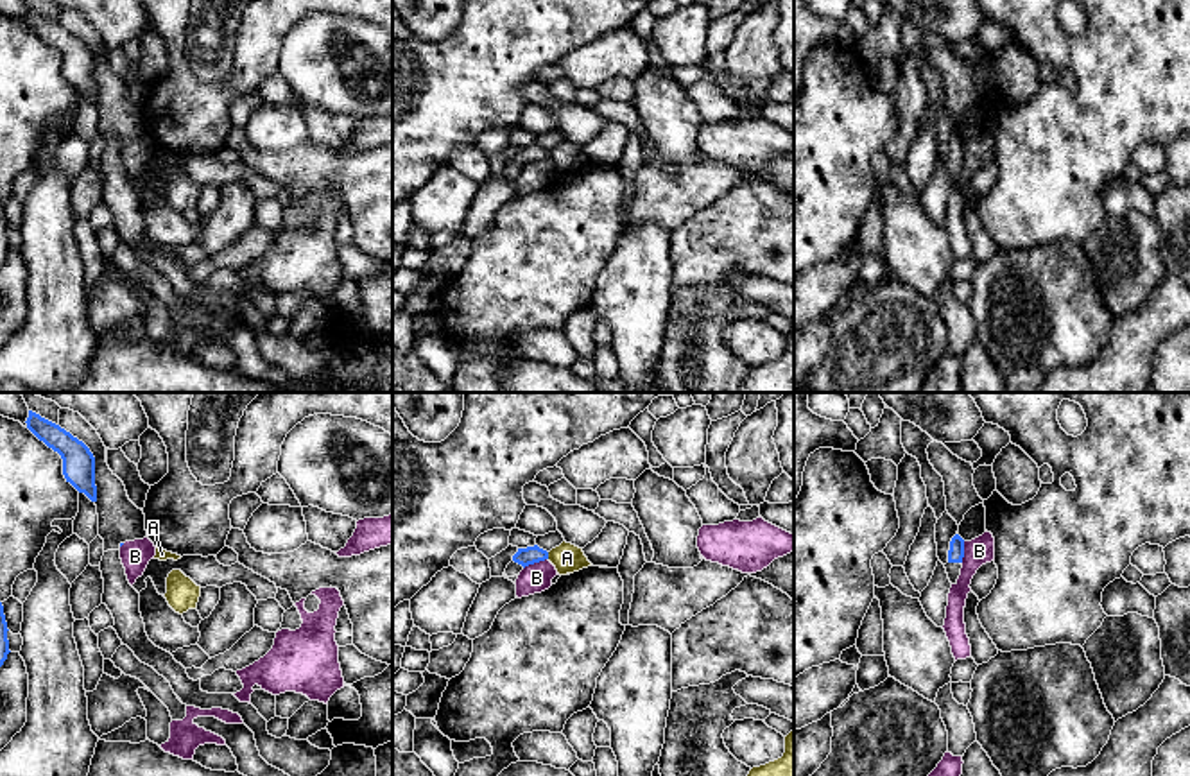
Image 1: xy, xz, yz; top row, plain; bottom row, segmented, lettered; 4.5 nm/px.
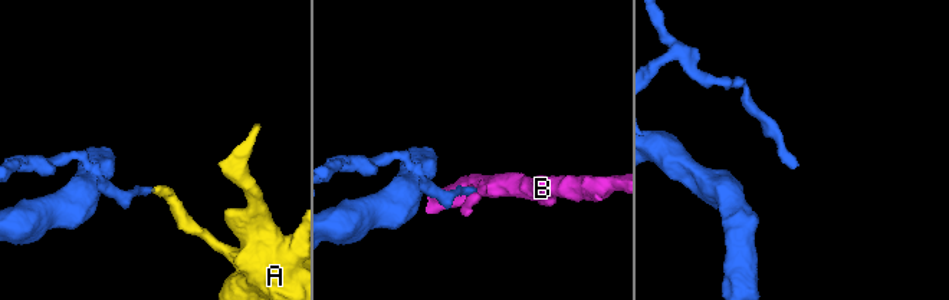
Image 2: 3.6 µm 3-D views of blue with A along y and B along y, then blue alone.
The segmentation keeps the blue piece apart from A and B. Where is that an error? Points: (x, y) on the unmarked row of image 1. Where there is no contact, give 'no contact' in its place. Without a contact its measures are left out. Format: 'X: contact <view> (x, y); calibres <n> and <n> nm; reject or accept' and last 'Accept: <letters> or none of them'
A: contact xz (547, 155); calibres 80 and 140 nm; reject
B: contact xz (534, 160); calibres 80 and 130 nm; reject
Accept: none of them

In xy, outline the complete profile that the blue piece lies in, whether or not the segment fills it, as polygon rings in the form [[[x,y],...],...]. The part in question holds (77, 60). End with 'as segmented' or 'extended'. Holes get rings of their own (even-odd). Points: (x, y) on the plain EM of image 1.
[[[29,9],[27,27],[57,50],[63,57],[63,73],[79,91],[97,100],[95,56],[90,47],[59,23]]]; as segmented

